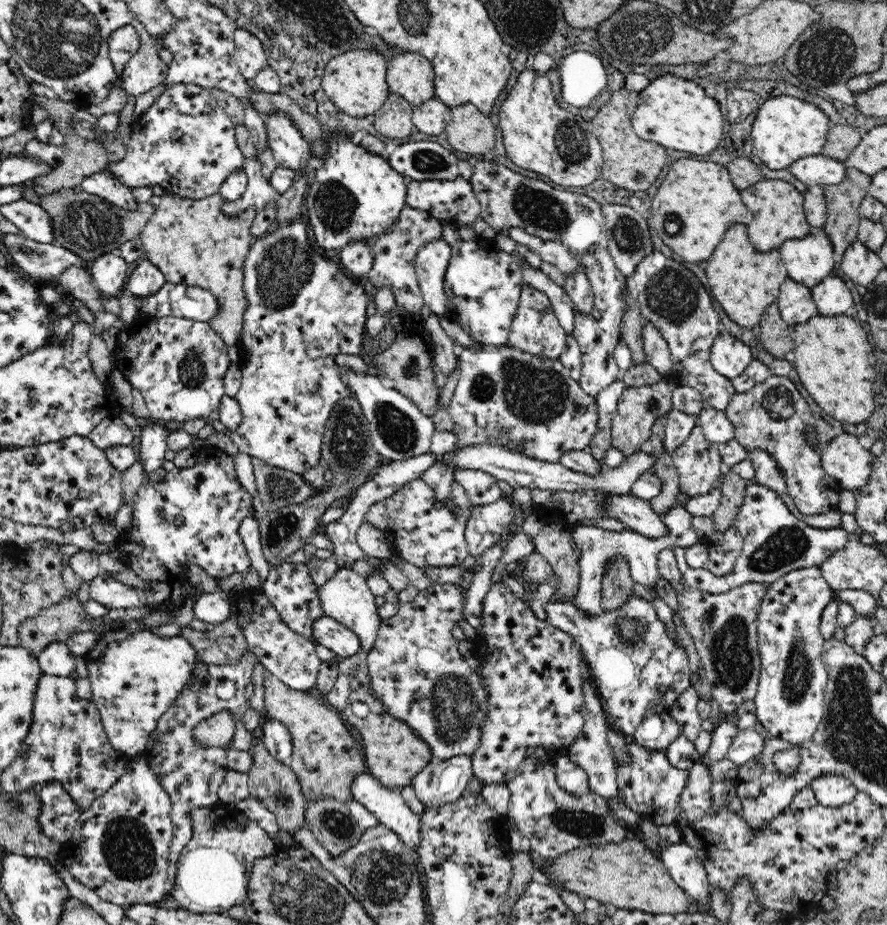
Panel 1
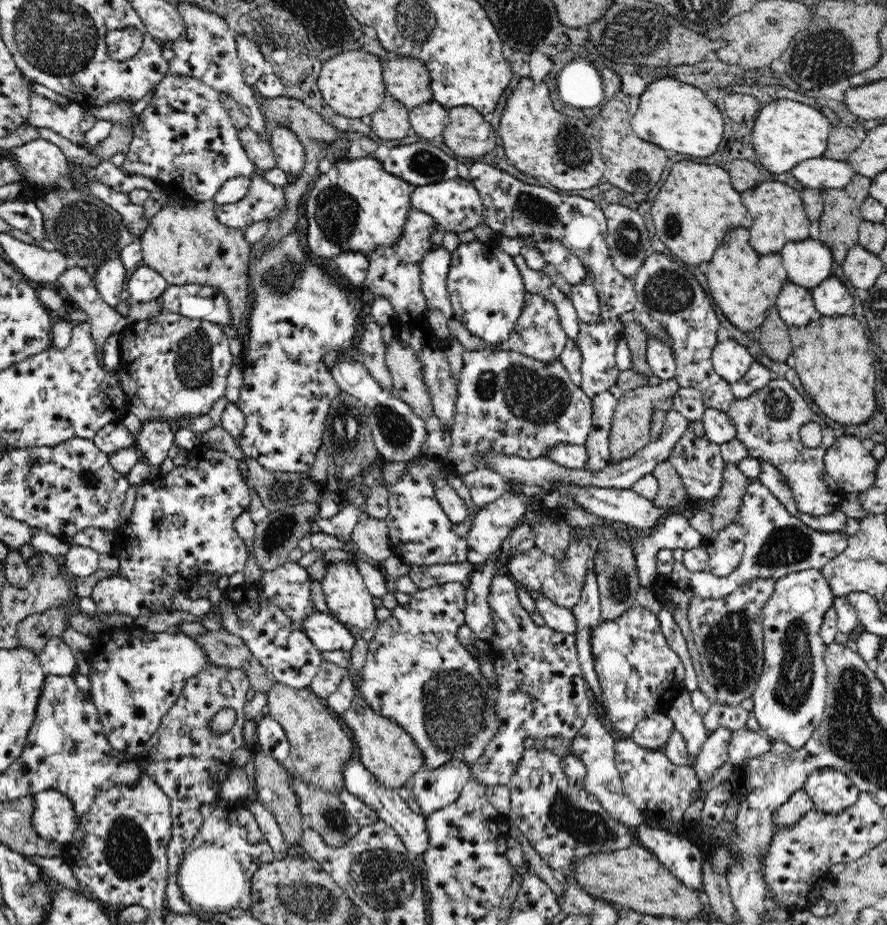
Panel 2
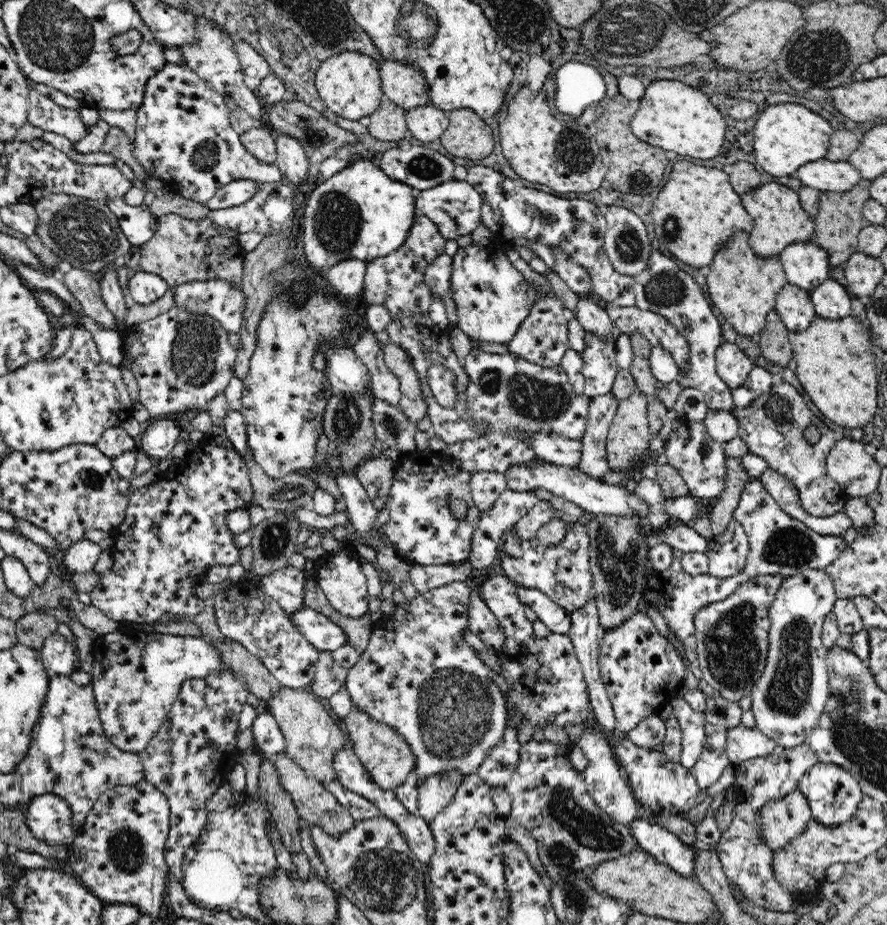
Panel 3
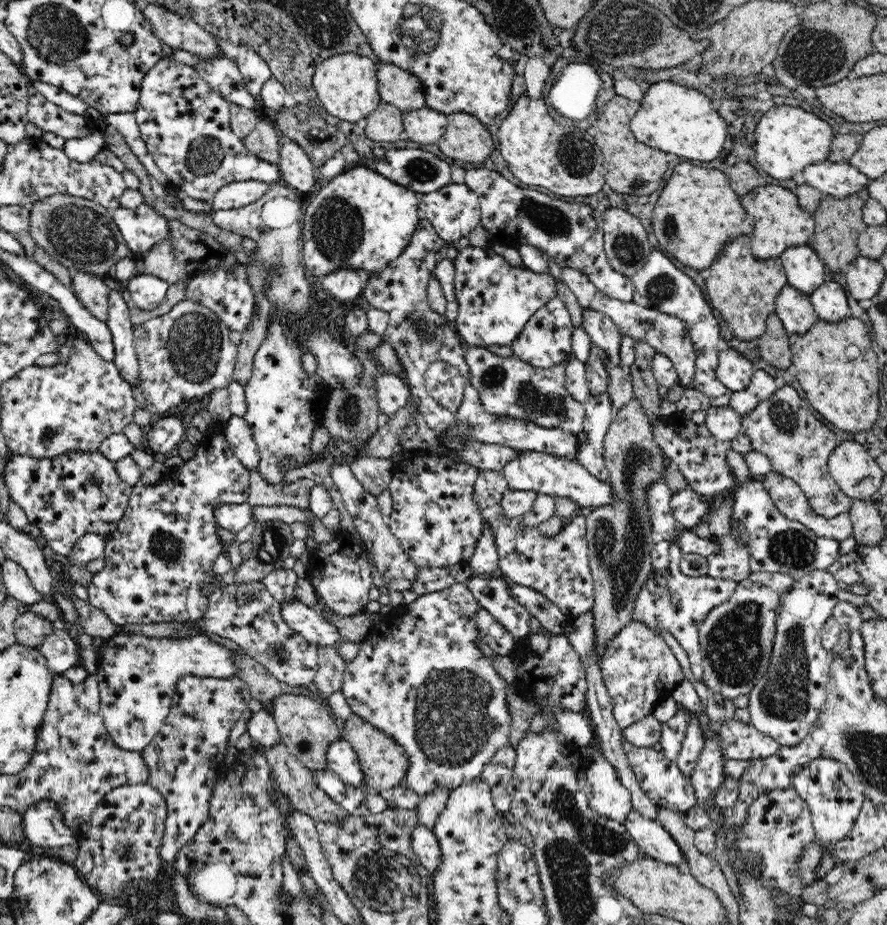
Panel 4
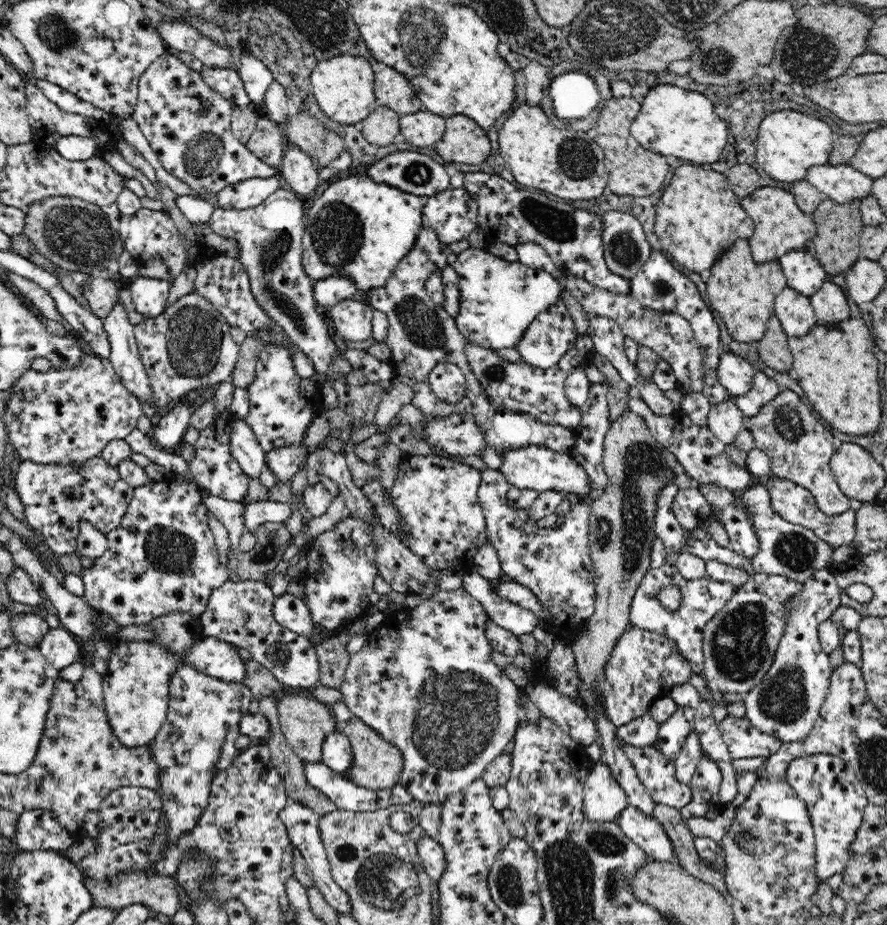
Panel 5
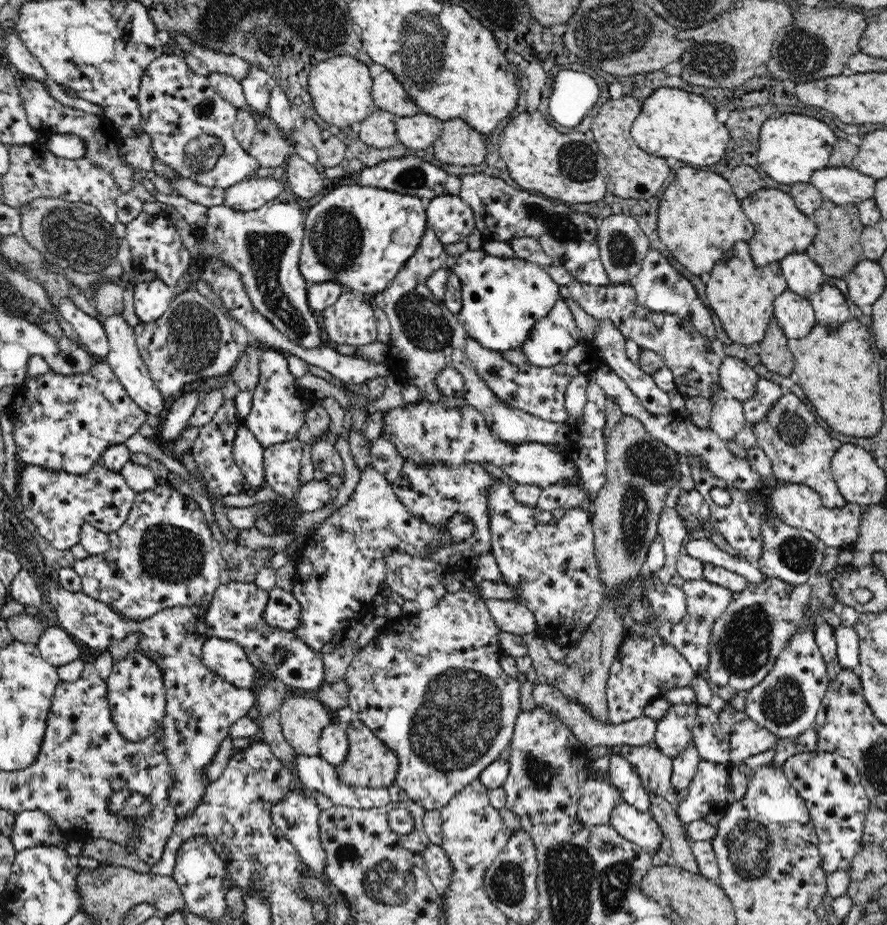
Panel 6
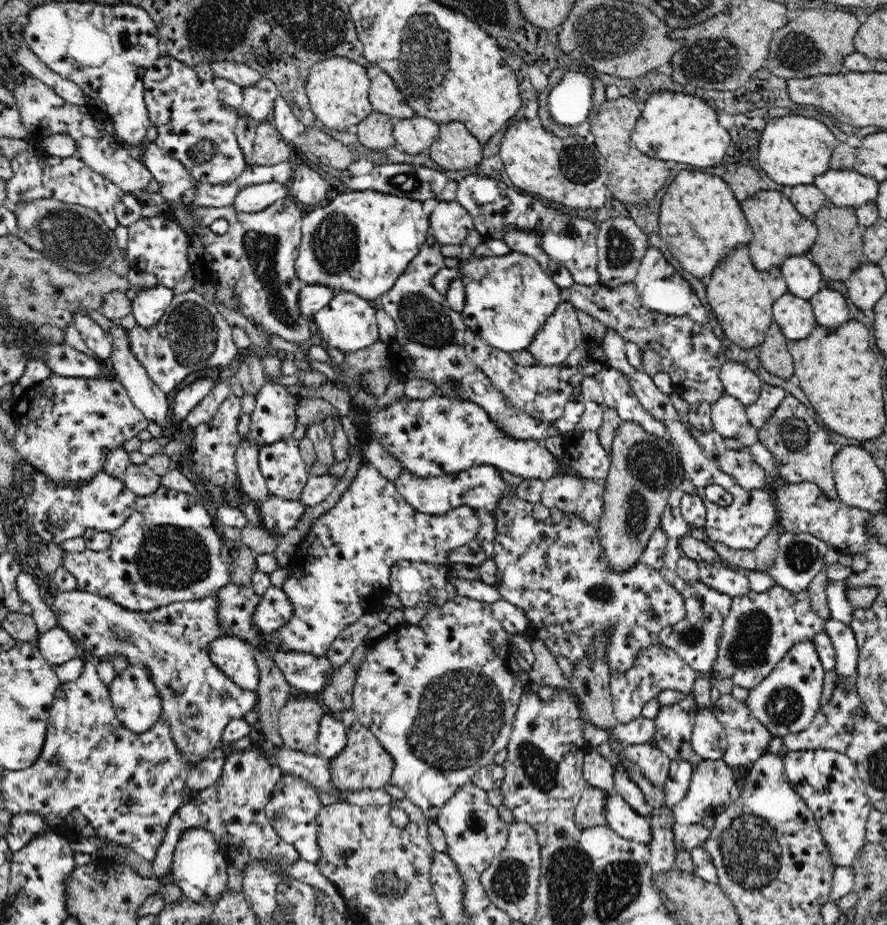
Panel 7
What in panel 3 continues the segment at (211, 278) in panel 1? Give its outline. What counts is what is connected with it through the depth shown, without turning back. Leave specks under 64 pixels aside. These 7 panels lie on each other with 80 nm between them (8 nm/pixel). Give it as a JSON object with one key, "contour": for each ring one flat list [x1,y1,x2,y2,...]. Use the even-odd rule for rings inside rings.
{"contour":[[176,214,159,218,156,234,141,246,138,270,162,277,170,287,208,278,223,278,233,284,241,284,244,266,242,247,234,239,220,235,211,220,191,222]]}

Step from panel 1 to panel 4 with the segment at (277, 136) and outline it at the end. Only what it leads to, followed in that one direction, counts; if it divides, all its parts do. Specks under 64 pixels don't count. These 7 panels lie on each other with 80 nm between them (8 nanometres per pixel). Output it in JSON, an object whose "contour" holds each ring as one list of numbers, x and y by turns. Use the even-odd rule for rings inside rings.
{"contour":[[283,139,278,165,281,184,296,189,301,195,313,195,320,177,316,166,298,143]]}

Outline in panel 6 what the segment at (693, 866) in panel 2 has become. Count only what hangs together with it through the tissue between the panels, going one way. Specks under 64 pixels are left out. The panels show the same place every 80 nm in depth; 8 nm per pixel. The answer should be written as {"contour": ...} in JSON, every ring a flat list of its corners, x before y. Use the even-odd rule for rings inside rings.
{"contour":[[624,800,612,806,609,823,626,840,645,848,651,854,658,850,658,842,662,842,663,829,654,820,651,811,640,813]]}

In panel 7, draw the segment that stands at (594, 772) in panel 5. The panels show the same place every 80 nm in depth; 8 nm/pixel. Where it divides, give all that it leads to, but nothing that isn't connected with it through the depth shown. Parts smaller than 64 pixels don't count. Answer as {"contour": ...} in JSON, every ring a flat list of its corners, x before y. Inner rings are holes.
{"contour":[[586,785,579,805,575,808,574,821,580,829,606,825,604,817,604,791]]}

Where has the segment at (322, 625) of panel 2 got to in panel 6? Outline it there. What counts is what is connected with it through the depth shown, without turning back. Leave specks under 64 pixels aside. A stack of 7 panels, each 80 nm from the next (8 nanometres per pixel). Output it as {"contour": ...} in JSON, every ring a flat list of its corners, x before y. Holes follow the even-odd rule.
{"contour":[[275,586,268,591,268,602,264,606,262,619,268,627,294,630,300,622,300,603,291,592]]}

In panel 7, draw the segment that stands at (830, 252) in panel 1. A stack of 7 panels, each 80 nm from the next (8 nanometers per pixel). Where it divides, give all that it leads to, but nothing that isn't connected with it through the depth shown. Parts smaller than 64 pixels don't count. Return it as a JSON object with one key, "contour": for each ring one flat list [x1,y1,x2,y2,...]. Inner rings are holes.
{"contour":[[808,254,787,258,780,267,789,293,798,298,809,300,825,287,819,266,811,261]]}

